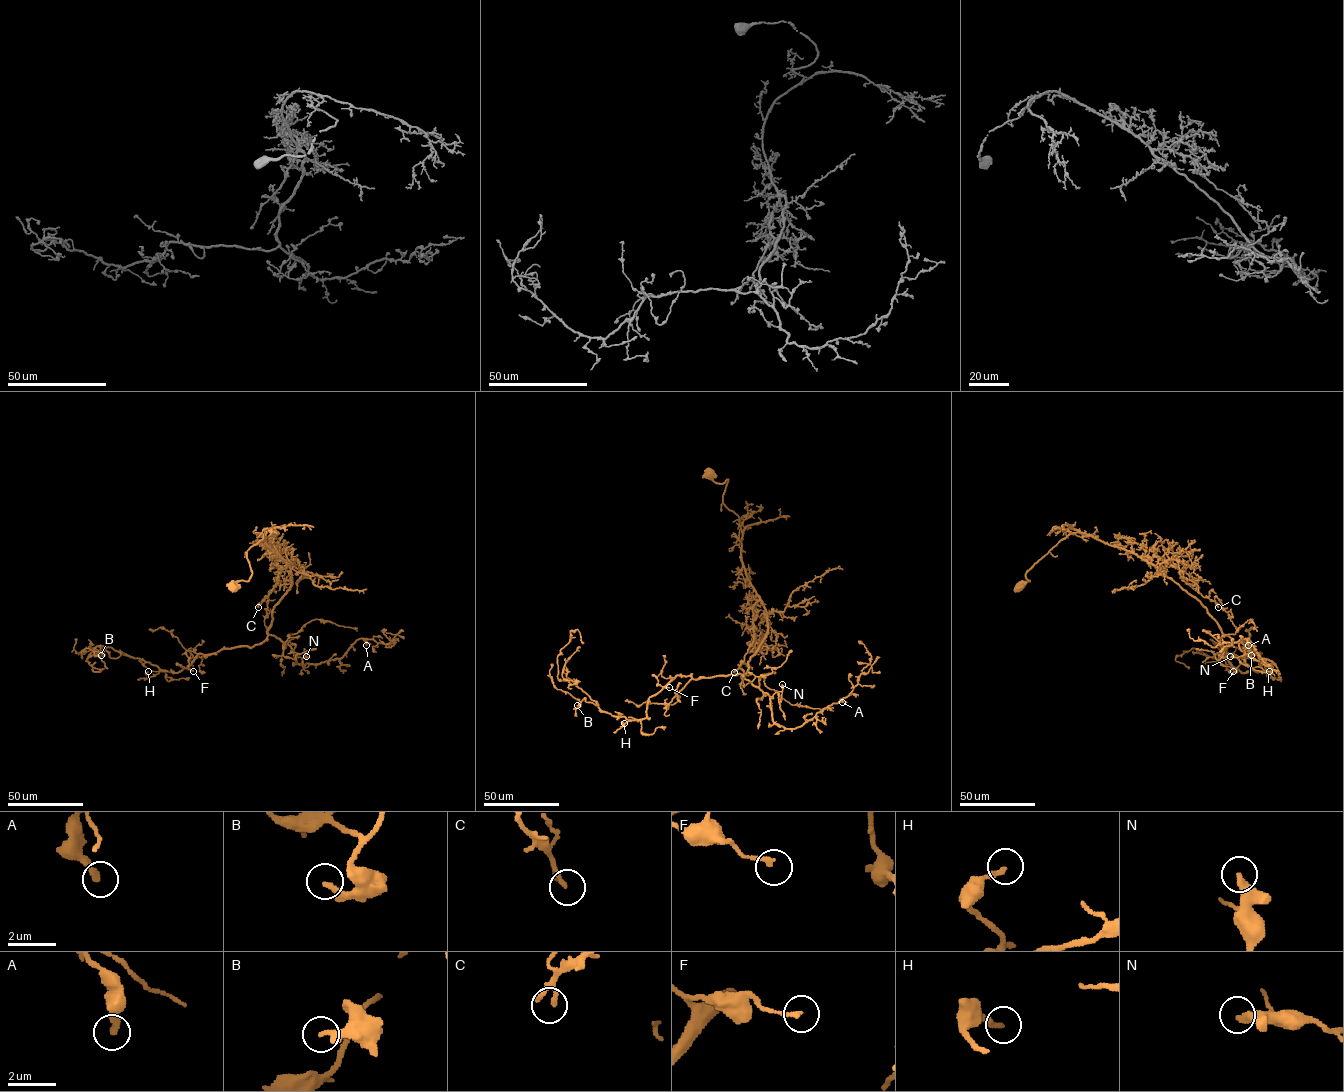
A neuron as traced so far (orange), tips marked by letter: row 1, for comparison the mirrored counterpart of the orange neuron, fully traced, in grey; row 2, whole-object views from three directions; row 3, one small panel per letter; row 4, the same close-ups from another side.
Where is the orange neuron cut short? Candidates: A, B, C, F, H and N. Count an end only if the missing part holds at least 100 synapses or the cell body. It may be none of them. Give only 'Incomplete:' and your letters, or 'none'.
Incomplete: none

